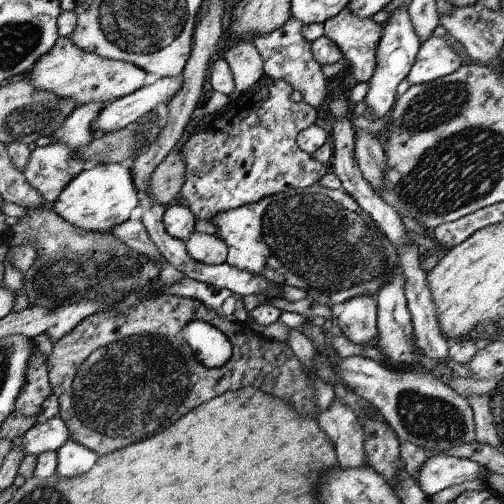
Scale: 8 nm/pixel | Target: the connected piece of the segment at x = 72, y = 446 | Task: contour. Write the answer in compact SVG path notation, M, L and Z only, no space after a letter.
M67 439L55 450L56 469L60 477L74 477L89 470L96 461L97 455L88 448Z

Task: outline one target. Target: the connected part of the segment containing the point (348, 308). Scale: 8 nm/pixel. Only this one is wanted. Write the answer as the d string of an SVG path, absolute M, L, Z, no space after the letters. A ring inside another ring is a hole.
M366 295L361 297L353 297L345 300L339 305L336 319L341 334L351 342L351 344L359 344L359 346L368 346L369 340L376 336L376 300Z

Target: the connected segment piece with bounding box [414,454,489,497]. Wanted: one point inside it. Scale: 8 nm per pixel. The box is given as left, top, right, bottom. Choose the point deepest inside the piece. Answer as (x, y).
(438, 471)

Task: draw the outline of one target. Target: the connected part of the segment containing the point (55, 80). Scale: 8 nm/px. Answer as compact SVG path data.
M58 36L53 46L41 55L21 75L35 91L53 93L58 99L72 99L75 107L89 103L108 103L131 94L143 86L146 72L127 61L106 59L95 53L88 53L75 46L69 36Z

